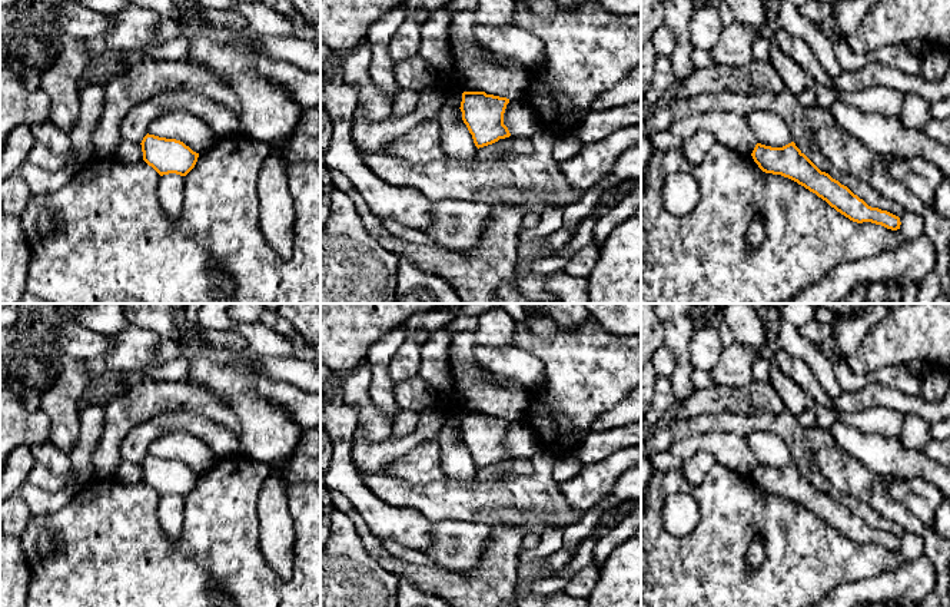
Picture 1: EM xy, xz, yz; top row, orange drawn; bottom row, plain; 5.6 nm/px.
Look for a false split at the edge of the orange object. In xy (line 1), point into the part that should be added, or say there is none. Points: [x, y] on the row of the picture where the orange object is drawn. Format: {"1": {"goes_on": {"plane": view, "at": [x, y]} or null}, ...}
{"1": {"goes_on": null}}

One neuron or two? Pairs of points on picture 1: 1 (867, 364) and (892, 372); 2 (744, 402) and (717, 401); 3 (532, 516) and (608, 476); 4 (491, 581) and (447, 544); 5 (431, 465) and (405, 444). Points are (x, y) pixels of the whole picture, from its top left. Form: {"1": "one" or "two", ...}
{"1": "two", "2": "one", "3": "two", "4": "two", "5": "two"}

